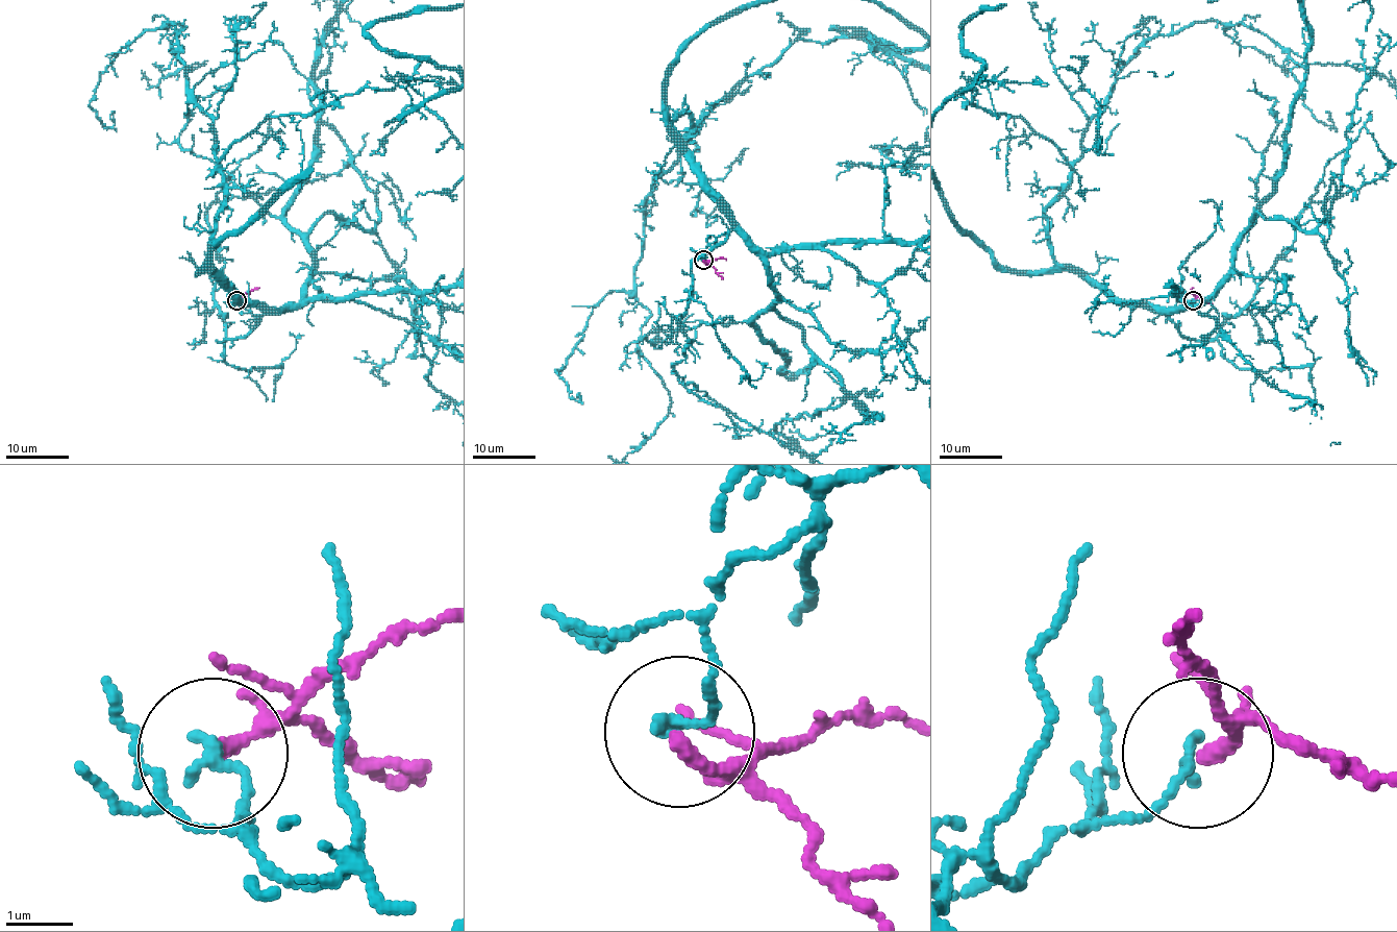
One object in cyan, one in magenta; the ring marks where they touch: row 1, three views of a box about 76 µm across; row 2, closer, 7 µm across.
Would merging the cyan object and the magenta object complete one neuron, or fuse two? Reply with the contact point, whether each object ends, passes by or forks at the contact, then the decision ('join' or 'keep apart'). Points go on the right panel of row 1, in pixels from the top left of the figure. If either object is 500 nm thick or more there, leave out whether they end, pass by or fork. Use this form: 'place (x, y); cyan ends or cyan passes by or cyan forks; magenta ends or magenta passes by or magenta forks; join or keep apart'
place (1193, 300); cyan ends; magenta ends; keep apart

